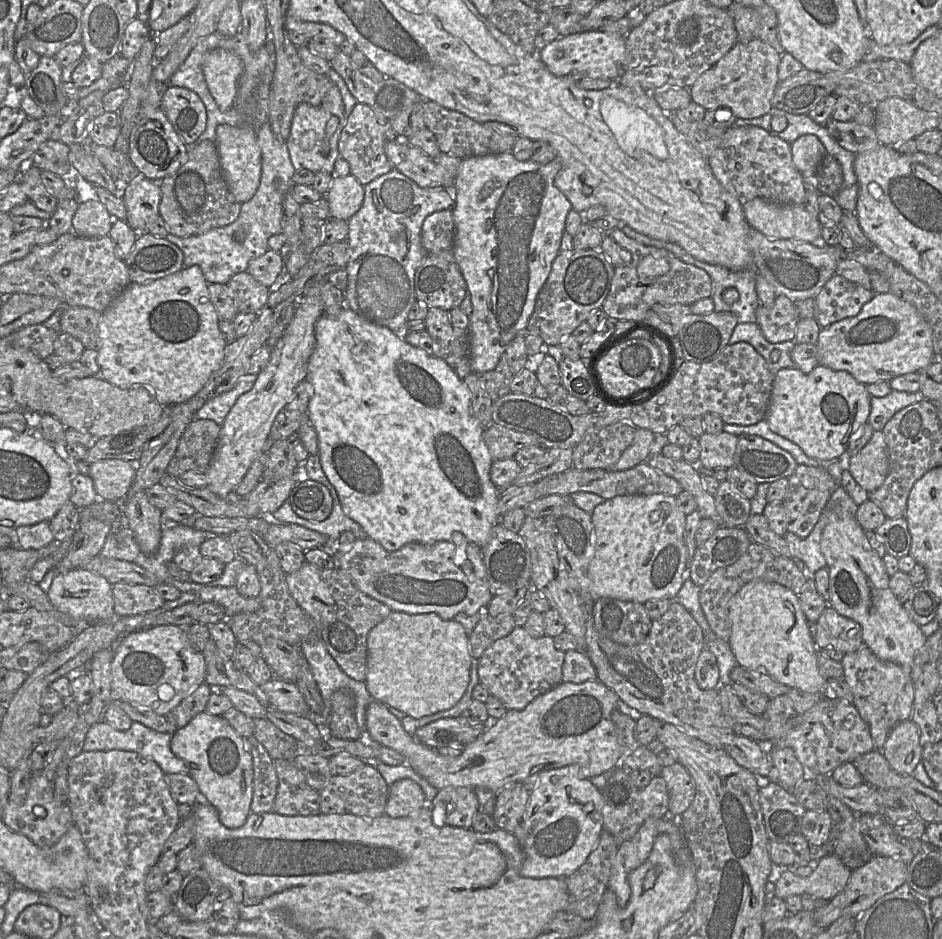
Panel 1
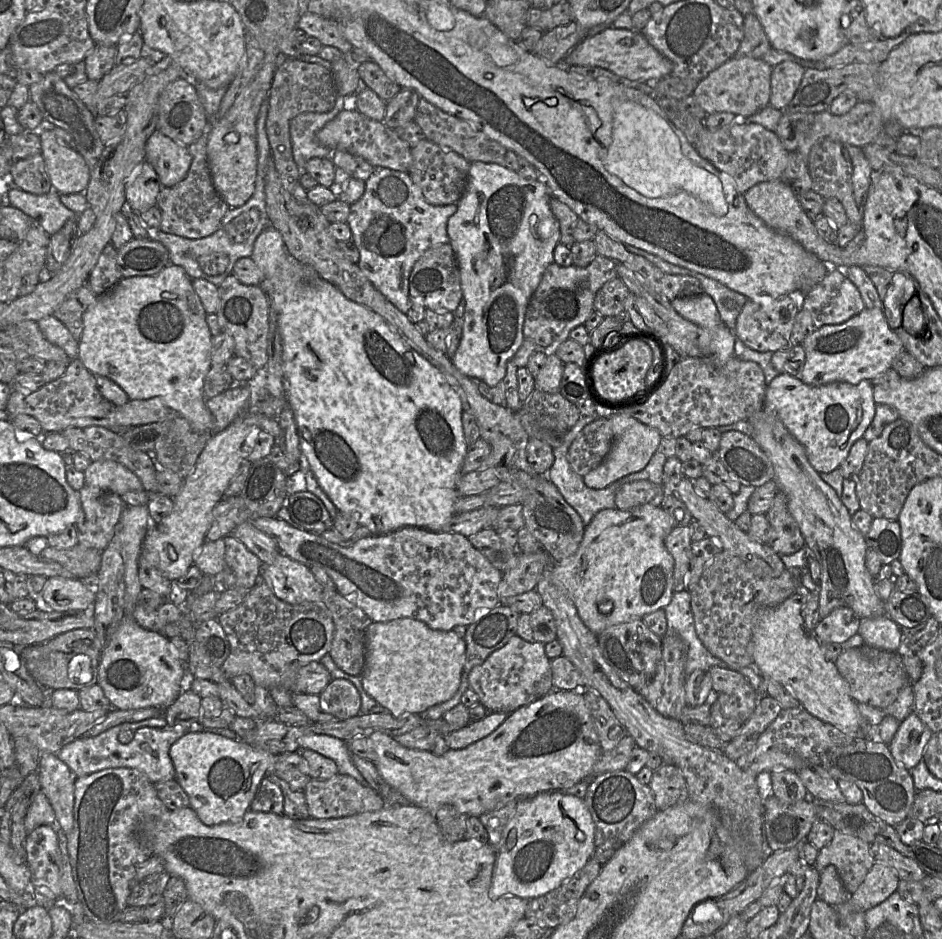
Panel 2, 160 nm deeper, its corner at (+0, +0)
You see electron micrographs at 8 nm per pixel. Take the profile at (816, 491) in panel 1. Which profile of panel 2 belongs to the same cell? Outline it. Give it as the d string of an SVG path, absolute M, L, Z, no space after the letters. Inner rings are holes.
M782 491L777 492L766 516L769 530L765 544L775 553L789 555L805 546L804 537L788 509L787 497Z

